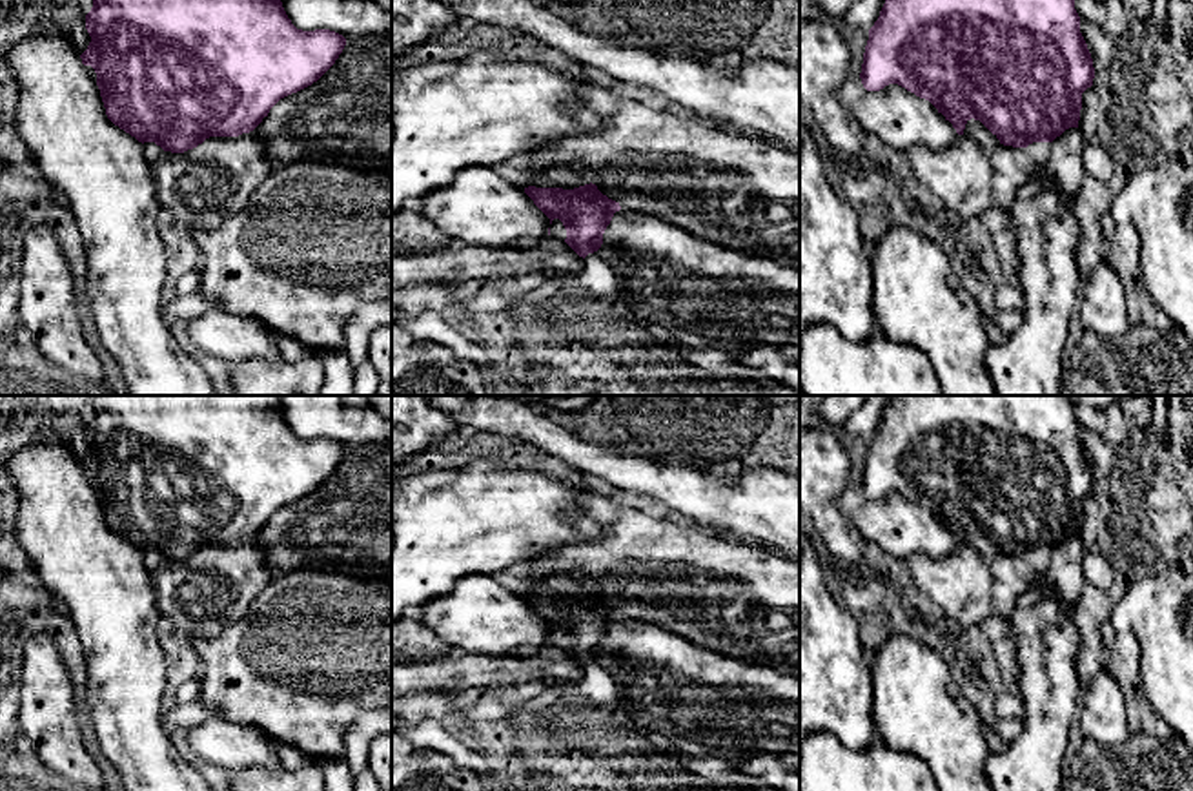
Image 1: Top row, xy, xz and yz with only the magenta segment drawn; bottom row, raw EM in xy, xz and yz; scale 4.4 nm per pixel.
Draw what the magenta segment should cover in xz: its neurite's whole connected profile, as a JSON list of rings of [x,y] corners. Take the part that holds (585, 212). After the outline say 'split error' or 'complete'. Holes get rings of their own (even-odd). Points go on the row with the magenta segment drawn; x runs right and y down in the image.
[[[592,182],[574,190],[528,186],[525,193],[550,219],[548,235],[565,241],[583,259],[601,248],[607,226],[621,210]]]; split error

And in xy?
[[[93,0],[86,29],[91,42],[80,58],[97,73],[106,115],[142,144],[148,162],[209,137],[253,131],[280,98],[317,82],[346,46],[335,31],[297,29],[280,0]]]; split error

